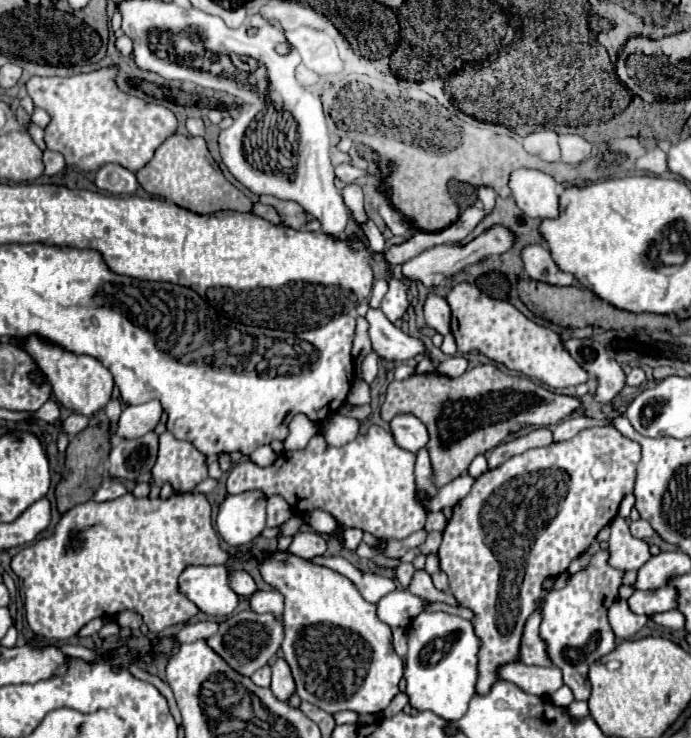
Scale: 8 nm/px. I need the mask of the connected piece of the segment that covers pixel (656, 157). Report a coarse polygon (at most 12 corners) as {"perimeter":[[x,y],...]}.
{"perimeter":[[654,147],[636,159],[636,171],[662,175],[666,153]]}

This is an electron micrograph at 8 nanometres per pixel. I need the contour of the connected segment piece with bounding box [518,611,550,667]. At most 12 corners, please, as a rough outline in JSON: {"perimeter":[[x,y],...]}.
{"perimeter":[[538,611],[524,623],[518,661],[548,667]]}

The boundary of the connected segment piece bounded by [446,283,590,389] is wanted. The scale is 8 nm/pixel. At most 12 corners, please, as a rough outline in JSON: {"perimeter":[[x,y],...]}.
{"perimeter":[[470,283],[446,301],[460,353],[554,389],[590,379],[558,333]]}

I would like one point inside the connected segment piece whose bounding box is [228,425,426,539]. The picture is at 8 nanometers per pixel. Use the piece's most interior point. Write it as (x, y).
(368, 484)

